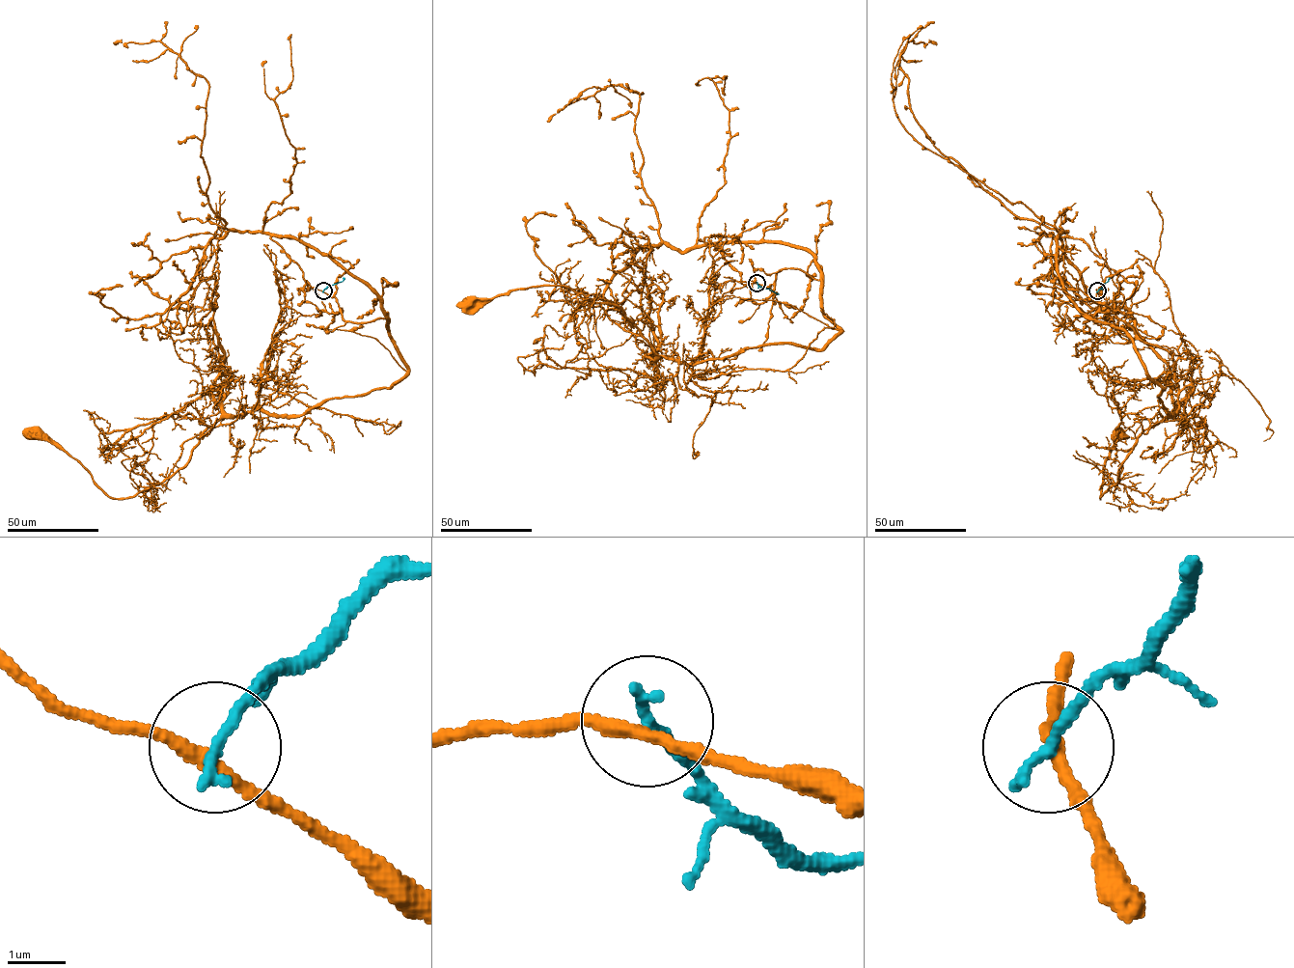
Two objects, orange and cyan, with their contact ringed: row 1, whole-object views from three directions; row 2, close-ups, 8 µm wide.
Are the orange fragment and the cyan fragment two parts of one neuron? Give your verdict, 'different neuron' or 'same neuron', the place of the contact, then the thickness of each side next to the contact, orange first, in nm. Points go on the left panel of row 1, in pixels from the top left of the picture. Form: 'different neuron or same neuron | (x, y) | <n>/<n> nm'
different neuron | (323, 290) | 220/240 nm

